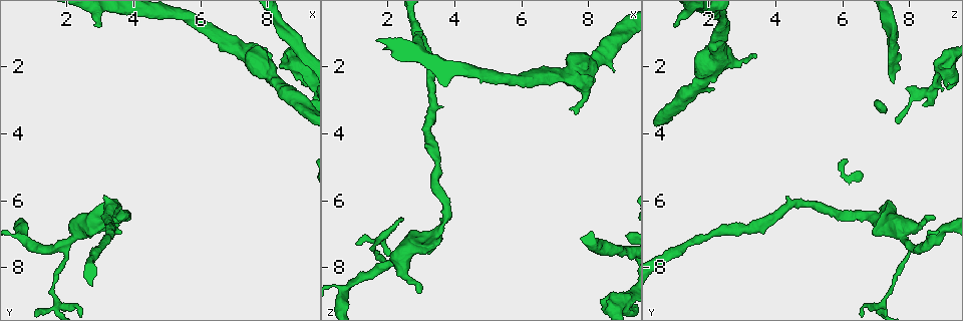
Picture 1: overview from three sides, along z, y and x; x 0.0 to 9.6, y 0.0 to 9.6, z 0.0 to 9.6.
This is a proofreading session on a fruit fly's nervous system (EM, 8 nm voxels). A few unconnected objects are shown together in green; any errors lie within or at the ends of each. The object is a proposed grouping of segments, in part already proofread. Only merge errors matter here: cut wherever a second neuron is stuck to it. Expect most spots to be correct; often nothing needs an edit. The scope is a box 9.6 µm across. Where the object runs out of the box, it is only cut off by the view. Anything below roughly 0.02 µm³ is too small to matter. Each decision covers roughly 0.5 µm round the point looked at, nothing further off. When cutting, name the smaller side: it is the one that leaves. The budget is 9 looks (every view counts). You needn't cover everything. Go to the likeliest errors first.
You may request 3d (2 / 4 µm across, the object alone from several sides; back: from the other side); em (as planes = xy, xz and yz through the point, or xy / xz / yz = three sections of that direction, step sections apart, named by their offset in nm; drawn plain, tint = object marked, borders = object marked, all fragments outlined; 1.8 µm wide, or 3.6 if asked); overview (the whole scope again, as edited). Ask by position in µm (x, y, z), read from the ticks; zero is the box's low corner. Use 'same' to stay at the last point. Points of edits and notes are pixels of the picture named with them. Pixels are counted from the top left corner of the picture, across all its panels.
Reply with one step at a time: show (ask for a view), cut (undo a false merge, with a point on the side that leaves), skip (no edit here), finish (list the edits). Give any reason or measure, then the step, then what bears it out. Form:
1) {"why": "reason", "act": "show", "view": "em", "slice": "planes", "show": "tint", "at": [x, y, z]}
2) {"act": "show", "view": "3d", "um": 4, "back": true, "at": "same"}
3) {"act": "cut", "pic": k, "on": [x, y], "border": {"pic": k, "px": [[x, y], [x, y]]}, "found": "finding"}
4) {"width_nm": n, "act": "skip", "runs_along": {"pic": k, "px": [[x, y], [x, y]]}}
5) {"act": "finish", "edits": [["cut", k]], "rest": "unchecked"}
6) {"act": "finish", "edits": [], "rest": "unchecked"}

{"why": "sudden change in width", "act": "show", "view": "em", "um": 3.6, "slice": "xz", "step": 4, "show": "tint", "at": [2.75, 6.65, 7.35]}

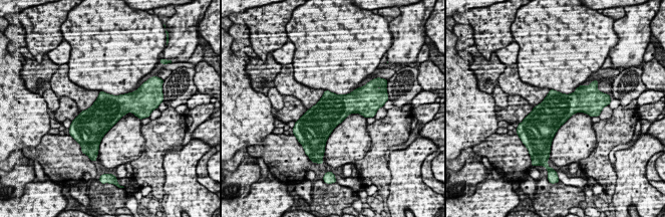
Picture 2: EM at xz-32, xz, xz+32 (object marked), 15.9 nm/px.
{"why": "cut it another way", "act": "show", "view": "em", "um": 3.6, "slice": "planes", "show": "tint", "at": "same"}

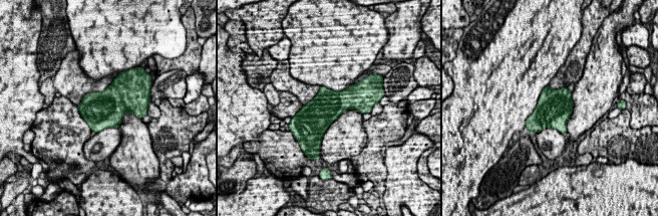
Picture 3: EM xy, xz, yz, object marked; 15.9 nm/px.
{"width_nm": 500, "act": "skip", "found": "one neuron here"}

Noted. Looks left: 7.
{"why": "calibre changes", "act": "show", "view": "3d", "um": 4, "at": [0.65, 7.05, 8.70]}

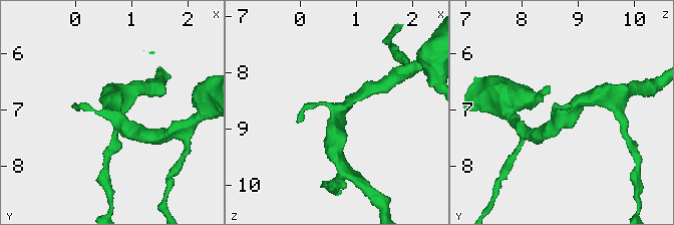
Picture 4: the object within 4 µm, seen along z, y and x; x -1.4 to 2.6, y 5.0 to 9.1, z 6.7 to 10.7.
{"why": "need the tissue", "act": "show", "view": "em", "slice": "yz", "step": 4, "show": "tint", "at": [0.65, 7.10, 8.65]}

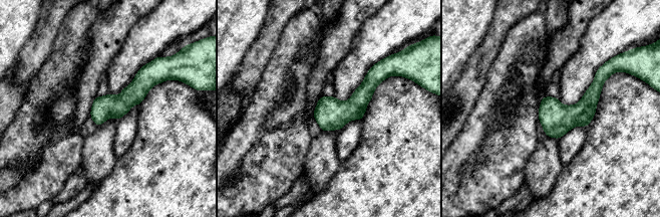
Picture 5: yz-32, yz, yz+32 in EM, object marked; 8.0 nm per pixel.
{"act": "show", "view": "em", "slice": "planes", "show": "tint", "at": "same"}

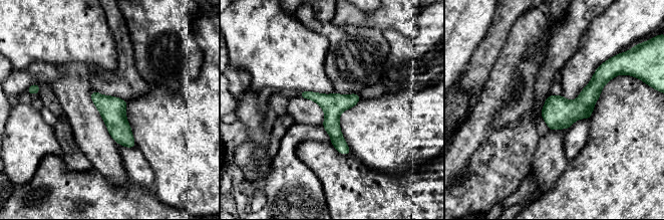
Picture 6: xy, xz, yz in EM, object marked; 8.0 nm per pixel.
{"width_nm": 180, "act": "skip", "runs_along": {"pic": 6, "px": [[302, 93], [331, 111], [346, 152]]}, "found": "one neuron here"}

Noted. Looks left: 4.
{"act": "show", "view": "3d", "um": 4, "at": [9.05, 2.05, 9.05]}

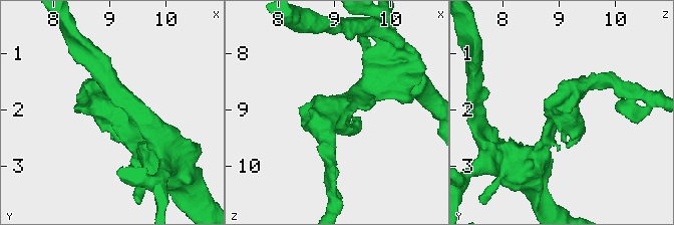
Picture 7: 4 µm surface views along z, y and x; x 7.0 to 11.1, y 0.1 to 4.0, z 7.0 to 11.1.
{"why": "shape alone is not enough", "act": "show", "view": "em", "slice": "planes", "show": "plain", "at": [9.00, 2.00, 9.10]}

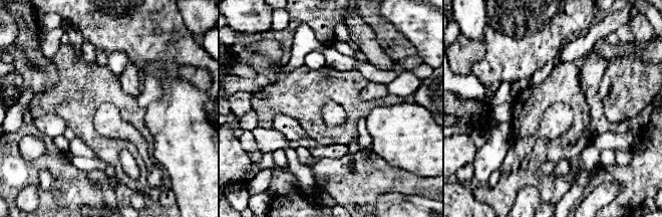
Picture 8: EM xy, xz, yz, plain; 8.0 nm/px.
{"why": "what lies round it", "act": "show", "view": "em", "slice": "planes", "show": "borders", "at": "same"}

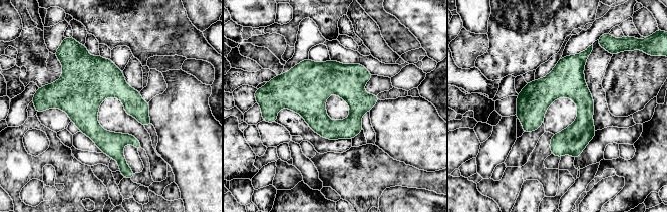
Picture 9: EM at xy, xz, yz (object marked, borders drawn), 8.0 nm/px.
{"width_nm": 180, "act": "skip", "runs_along": {"pic": 9, "px": [[587, 52], [577, 62], [583, 129], [575, 155]]}, "found": "all the same neuron"}

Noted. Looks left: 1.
{"why": "a narrow waist", "act": "show", "view": "em", "slice": "planes", "show": "borders", "at": [3.50, 6.10, 4.90]}

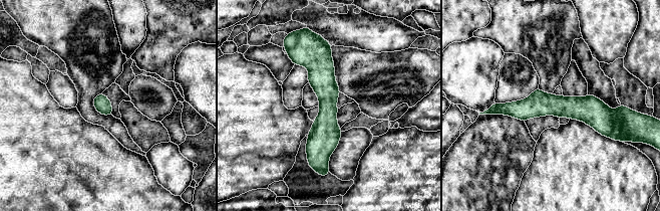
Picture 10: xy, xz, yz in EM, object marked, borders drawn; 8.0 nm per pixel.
{"act": "skip", "found": "all the same neuron"}

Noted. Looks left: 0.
{"act": "finish", "edits": [], "rest": "unchecked"}

